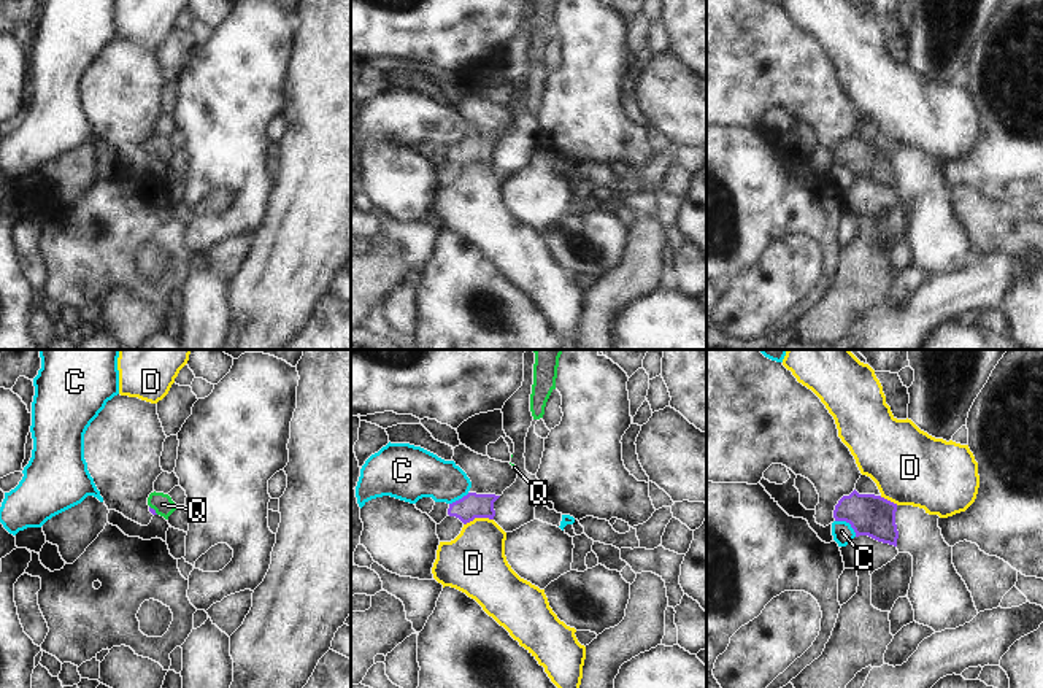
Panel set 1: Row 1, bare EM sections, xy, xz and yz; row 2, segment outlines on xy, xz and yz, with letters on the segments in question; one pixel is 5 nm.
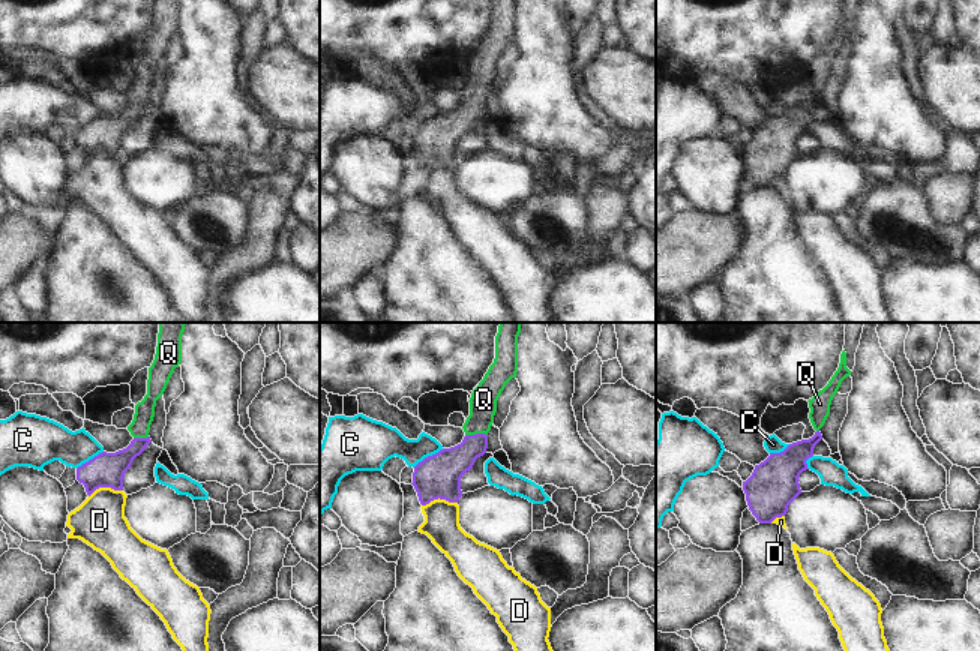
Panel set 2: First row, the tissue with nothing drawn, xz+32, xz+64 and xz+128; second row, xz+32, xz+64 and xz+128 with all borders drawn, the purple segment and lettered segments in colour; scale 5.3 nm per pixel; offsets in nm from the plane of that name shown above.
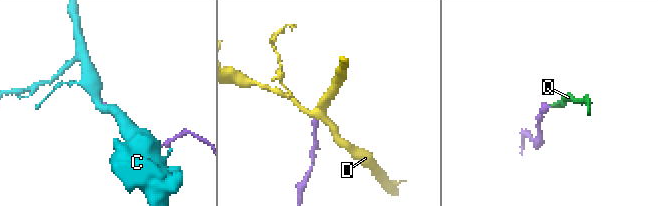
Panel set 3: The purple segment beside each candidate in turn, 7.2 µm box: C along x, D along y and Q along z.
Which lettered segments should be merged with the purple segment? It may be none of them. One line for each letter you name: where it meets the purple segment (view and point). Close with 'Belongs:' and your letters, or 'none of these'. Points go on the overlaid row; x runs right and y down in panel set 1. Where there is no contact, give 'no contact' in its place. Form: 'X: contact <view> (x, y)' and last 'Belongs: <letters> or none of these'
Q: contact xy (154, 510)
Belongs: Q

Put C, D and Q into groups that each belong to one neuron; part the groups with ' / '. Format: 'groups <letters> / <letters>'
groups C / D / Q

